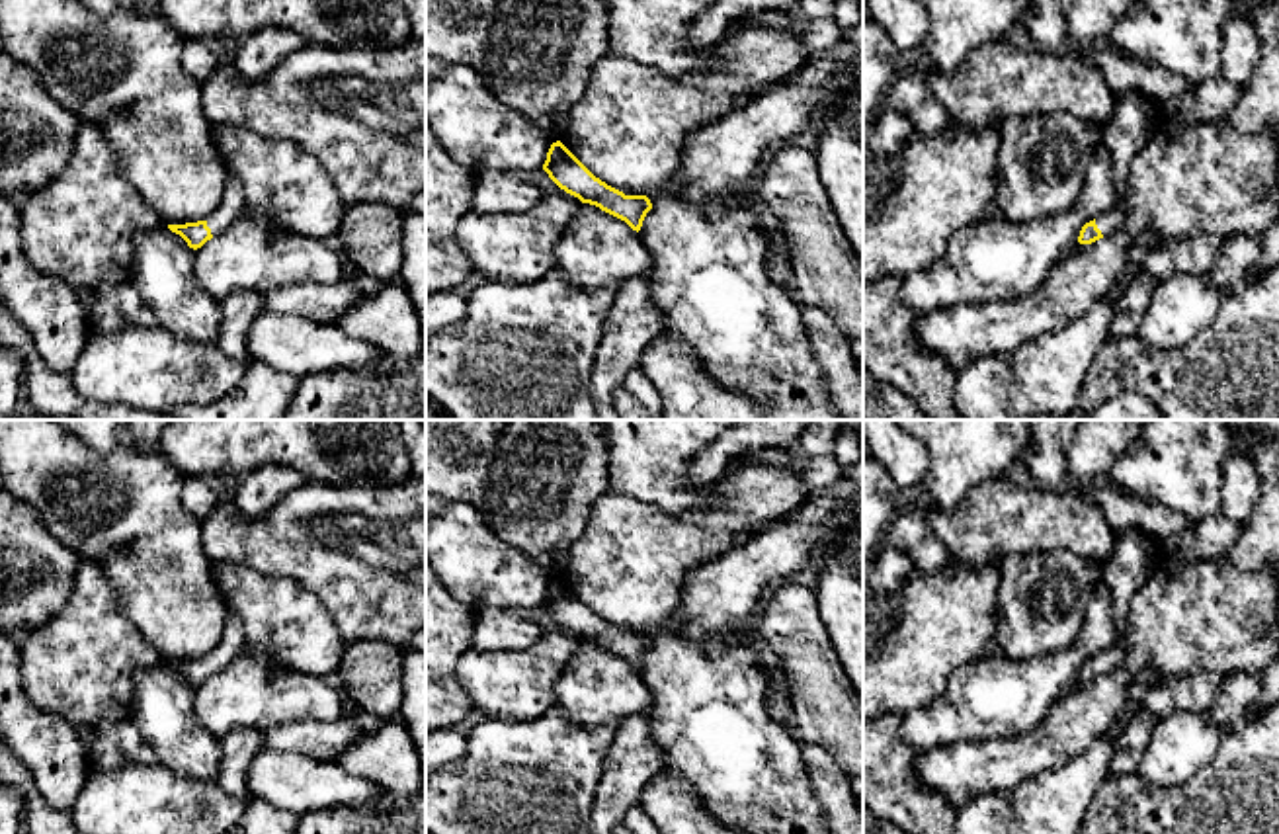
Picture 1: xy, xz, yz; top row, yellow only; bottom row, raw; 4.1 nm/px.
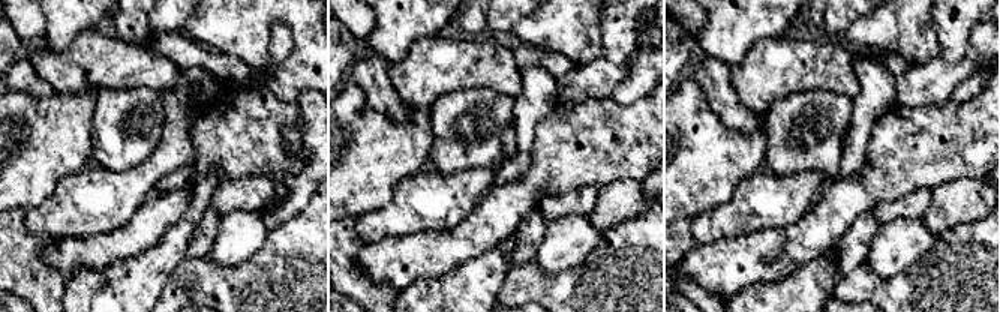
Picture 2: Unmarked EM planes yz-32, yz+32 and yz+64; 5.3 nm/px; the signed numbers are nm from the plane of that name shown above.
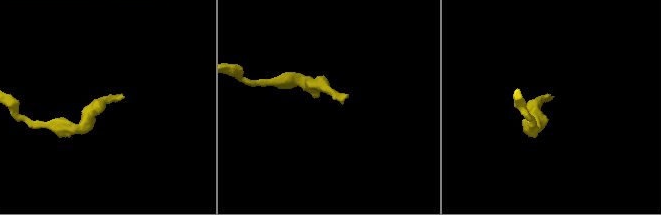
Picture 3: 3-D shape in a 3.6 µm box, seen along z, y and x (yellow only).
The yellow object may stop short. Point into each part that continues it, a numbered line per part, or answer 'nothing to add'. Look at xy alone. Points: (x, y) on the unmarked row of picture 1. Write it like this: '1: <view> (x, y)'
1: xy (227, 649)

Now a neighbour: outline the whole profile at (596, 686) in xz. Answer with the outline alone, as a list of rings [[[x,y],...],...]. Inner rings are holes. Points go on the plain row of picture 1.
[[[582,641],[555,686],[557,705],[582,727],[648,713],[652,693],[625,658]]]

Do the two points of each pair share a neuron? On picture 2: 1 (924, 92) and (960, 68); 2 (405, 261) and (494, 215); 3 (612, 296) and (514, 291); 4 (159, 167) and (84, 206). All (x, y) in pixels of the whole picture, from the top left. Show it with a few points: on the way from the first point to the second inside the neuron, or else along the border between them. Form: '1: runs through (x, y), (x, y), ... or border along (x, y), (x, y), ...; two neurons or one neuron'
1: runs through (933, 83), (937, 78), (951, 75); one neuron
2: runs through (428, 255), (456, 246), (471, 237); one neuron
3: runs through (588, 296), (538, 291); one neuron
4: runs through (141, 179), (117, 197), (102, 201); one neuron

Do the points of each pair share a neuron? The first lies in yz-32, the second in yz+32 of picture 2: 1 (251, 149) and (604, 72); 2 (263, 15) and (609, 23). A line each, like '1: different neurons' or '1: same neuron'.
1: different neurons
2: different neurons

